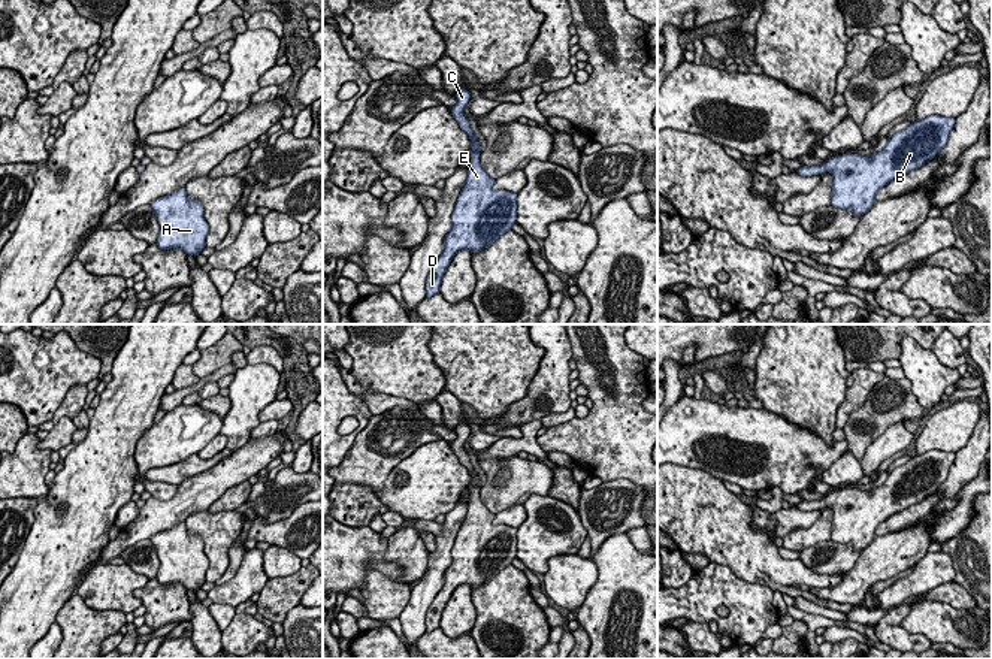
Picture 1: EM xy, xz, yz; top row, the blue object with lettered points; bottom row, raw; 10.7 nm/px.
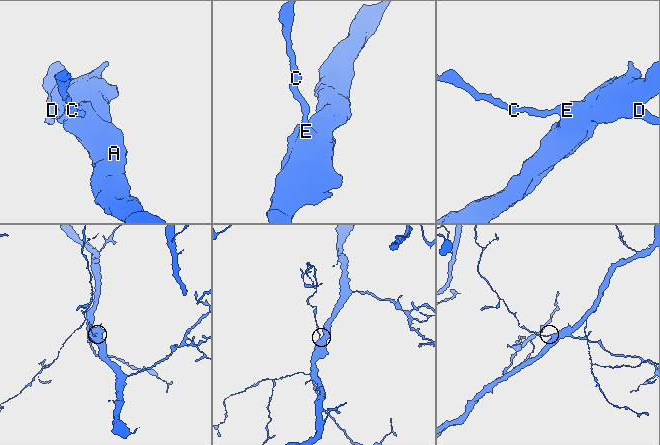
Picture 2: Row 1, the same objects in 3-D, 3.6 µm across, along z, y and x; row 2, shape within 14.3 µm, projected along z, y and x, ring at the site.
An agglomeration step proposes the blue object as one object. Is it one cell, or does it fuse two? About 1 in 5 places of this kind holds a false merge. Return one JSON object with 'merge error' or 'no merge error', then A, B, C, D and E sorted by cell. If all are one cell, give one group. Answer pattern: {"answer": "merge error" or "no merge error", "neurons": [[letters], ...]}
{"answer": "no merge error", "neurons": [["A", "B", "C", "D", "E"]]}

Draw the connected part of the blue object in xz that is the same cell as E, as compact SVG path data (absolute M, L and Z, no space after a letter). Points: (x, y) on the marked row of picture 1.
M459 88L454 96L457 103L451 108L451 114L471 137L474 154L468 178L451 215L451 229L444 238L442 254L426 278L426 297L441 291L442 276L460 250L469 250L471 254L480 253L503 233L512 230L517 220L517 193L495 190L496 179L480 163L480 140L465 115L465 108L471 100L469 90Z

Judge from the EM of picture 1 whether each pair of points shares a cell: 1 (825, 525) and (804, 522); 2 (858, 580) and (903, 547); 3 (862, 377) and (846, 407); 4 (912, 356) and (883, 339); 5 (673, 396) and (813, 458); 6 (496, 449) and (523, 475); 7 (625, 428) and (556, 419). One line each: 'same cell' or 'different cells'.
1: different cells
2: same cell
3: same cell
4: different cells
5: different cells
6: different cells
7: different cells

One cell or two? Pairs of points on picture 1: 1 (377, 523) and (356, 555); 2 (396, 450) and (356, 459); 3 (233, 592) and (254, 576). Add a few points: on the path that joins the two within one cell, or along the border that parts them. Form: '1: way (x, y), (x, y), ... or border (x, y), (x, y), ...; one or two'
1: border (368, 526), (380, 534); two
2: way (386, 459), (366, 459); one
3: way (238, 591), (250, 579); one

